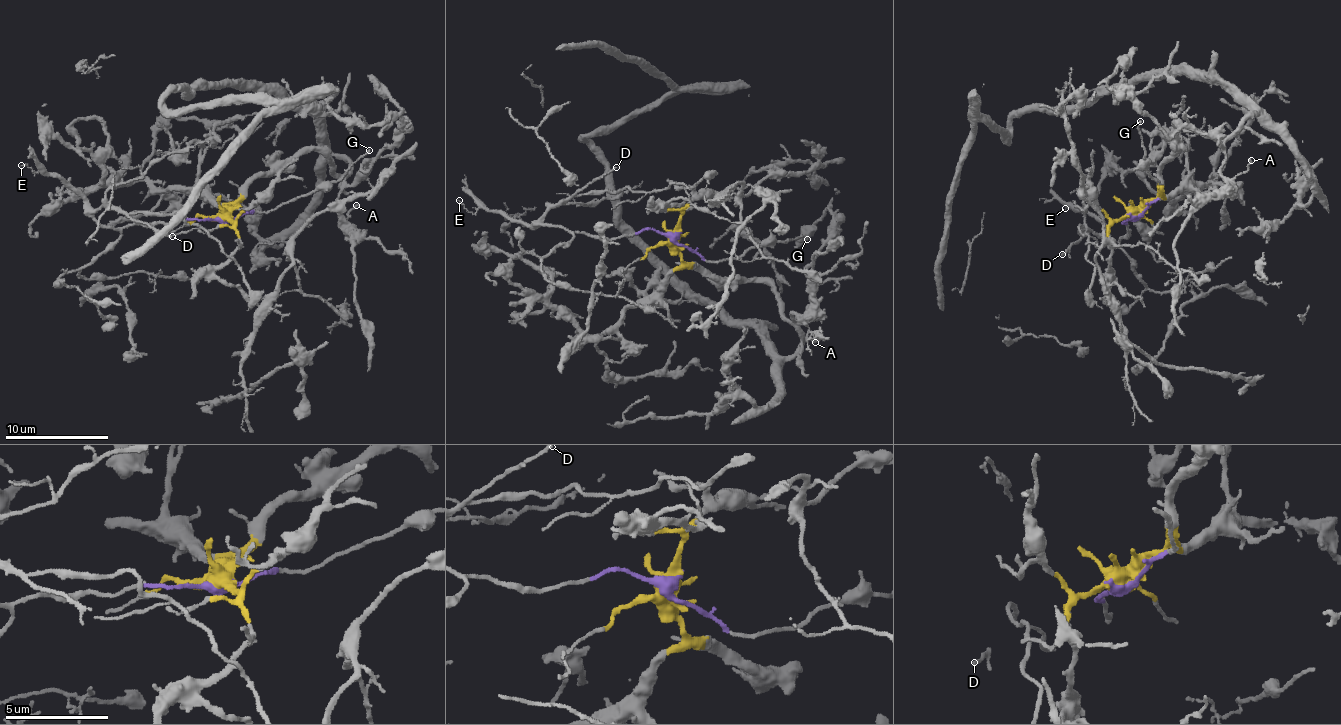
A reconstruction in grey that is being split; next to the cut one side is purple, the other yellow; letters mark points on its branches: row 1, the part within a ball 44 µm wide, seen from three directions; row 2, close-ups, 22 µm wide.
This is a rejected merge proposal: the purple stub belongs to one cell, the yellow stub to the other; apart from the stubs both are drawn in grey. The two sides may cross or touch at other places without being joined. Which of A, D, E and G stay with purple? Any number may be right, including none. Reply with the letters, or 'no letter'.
D, E, G

